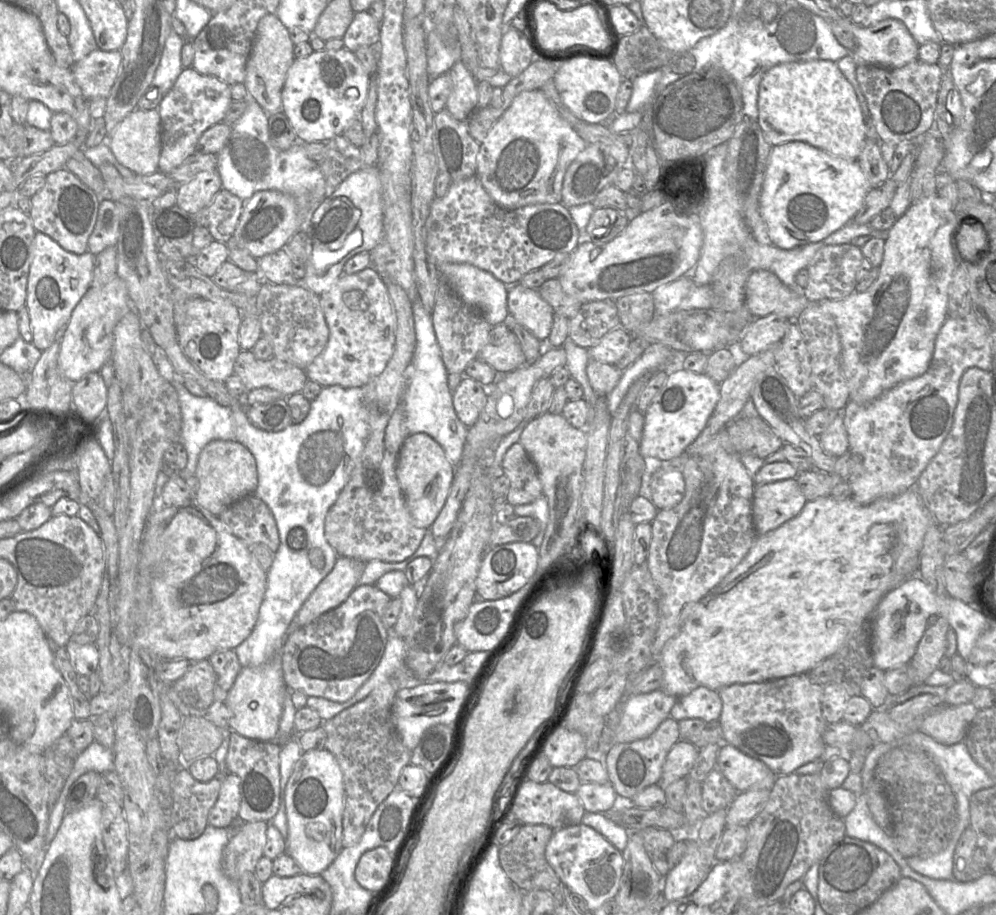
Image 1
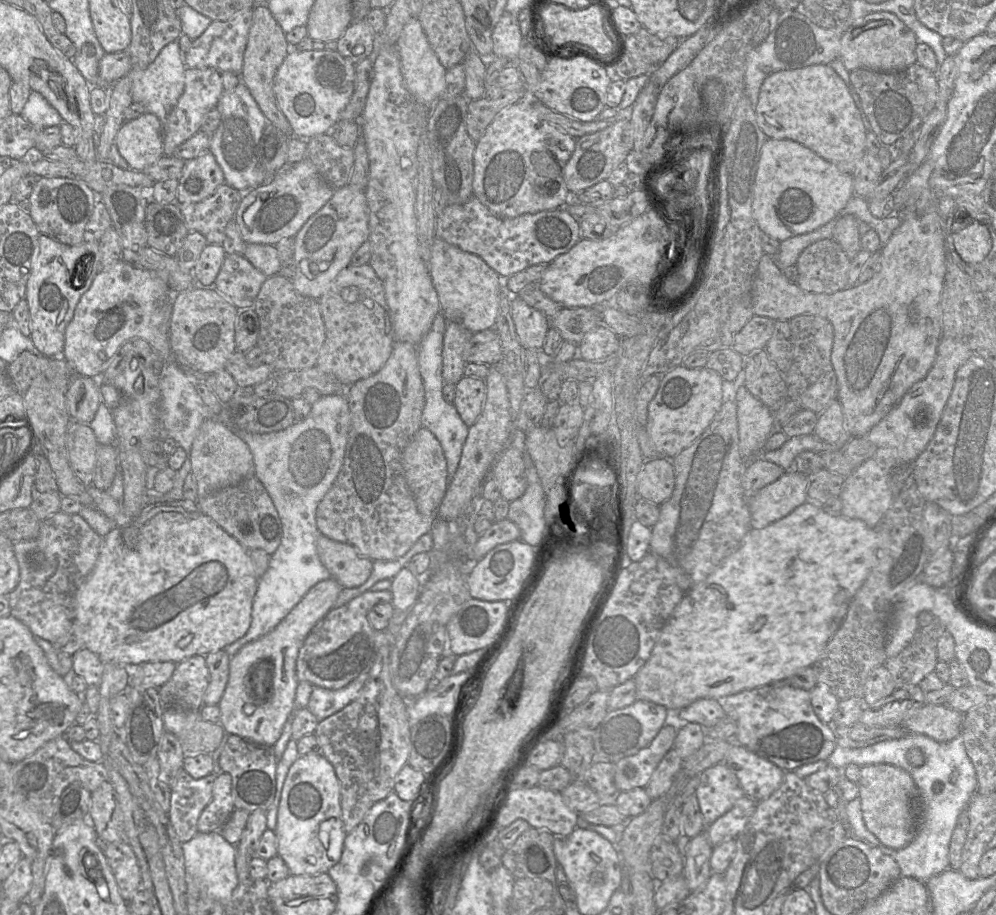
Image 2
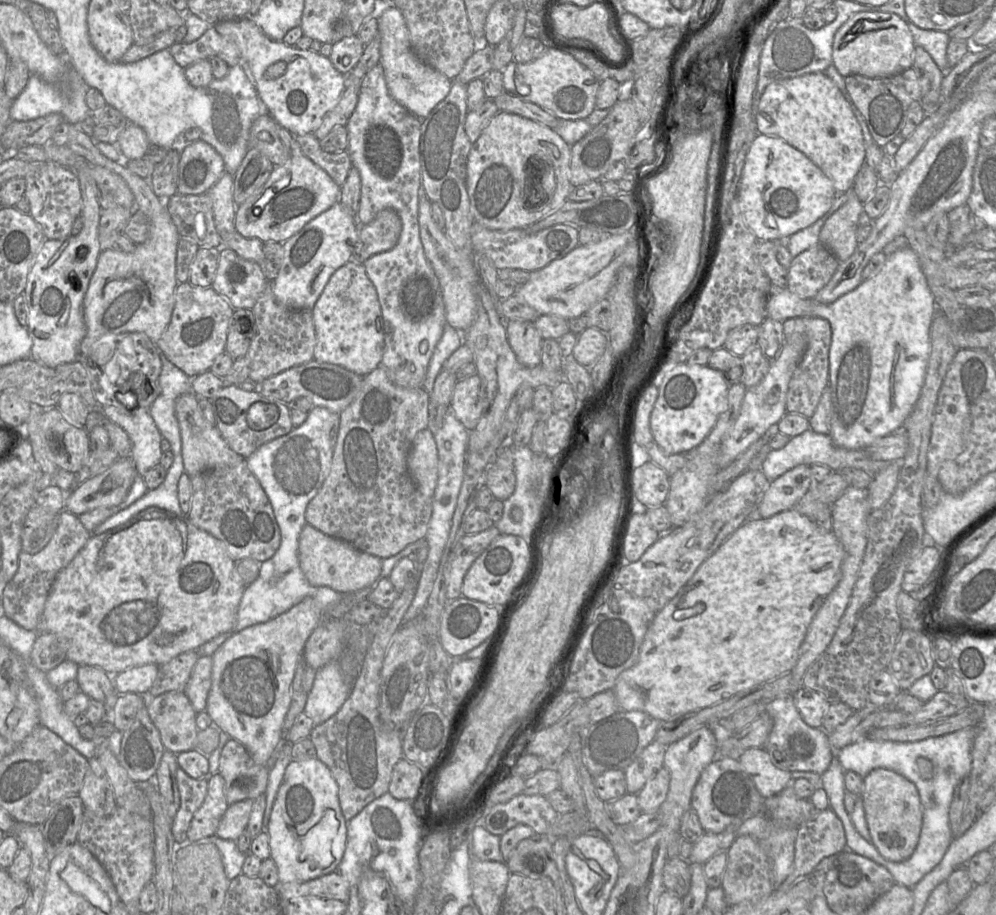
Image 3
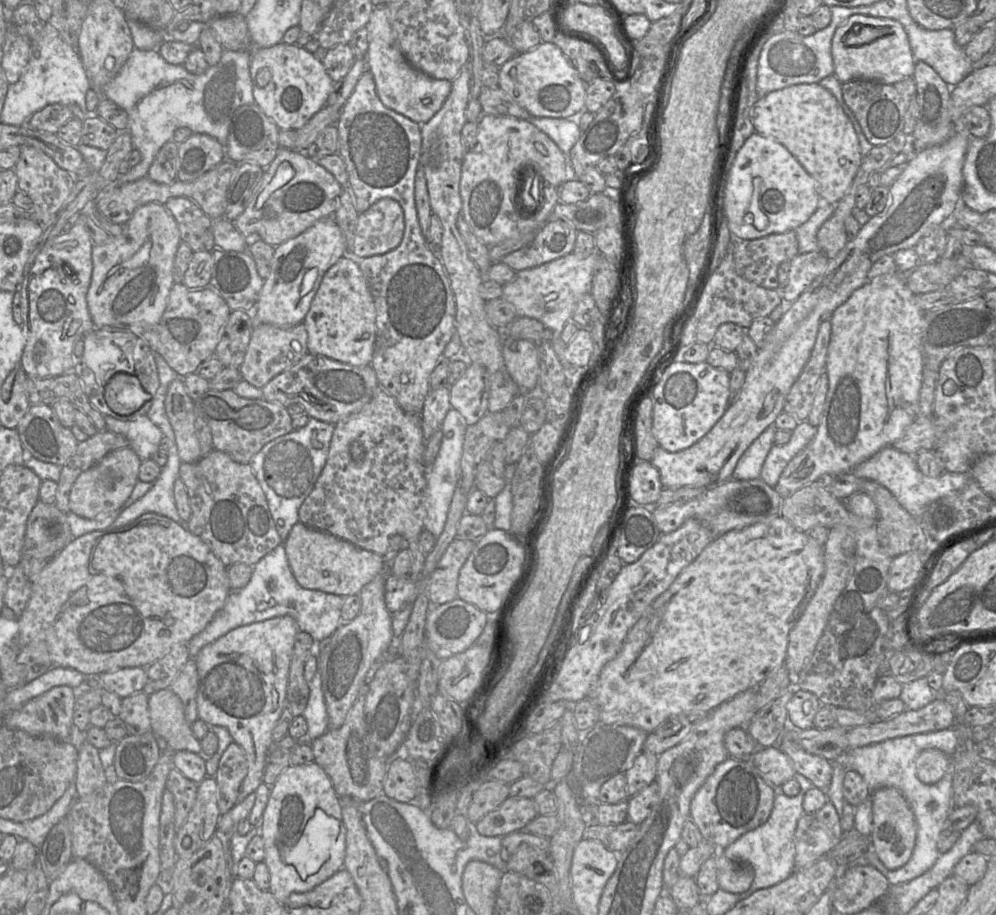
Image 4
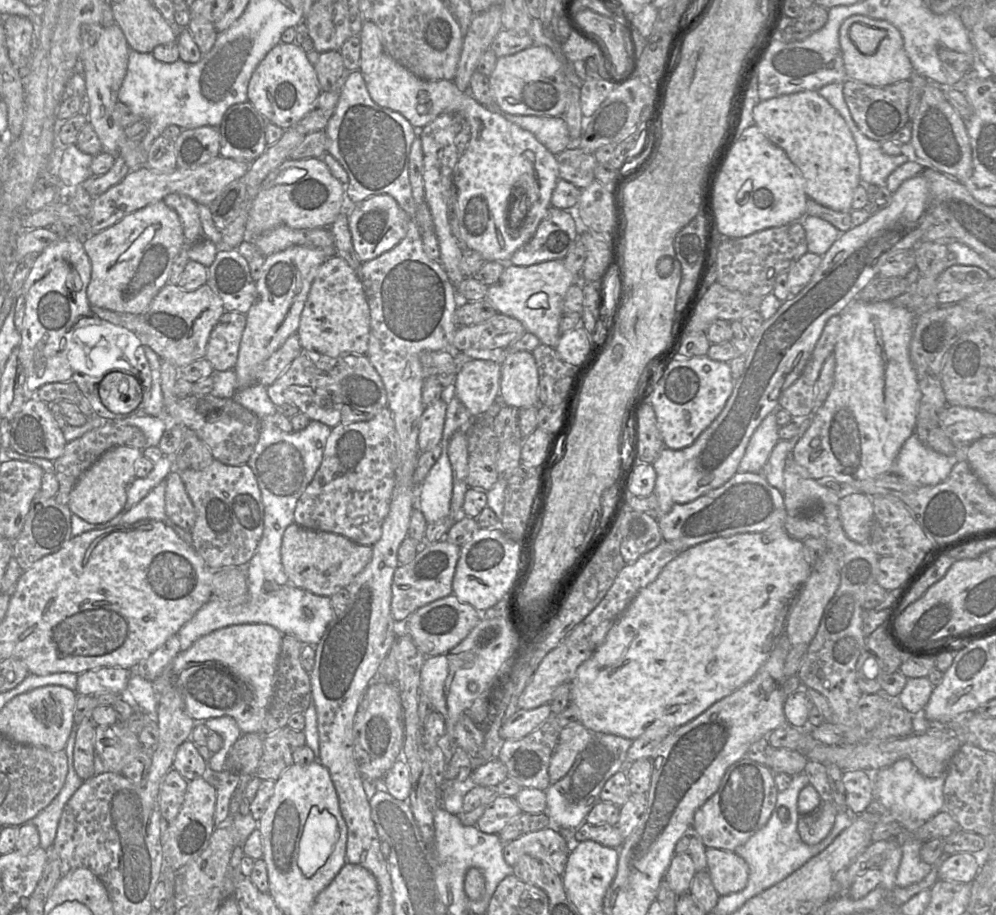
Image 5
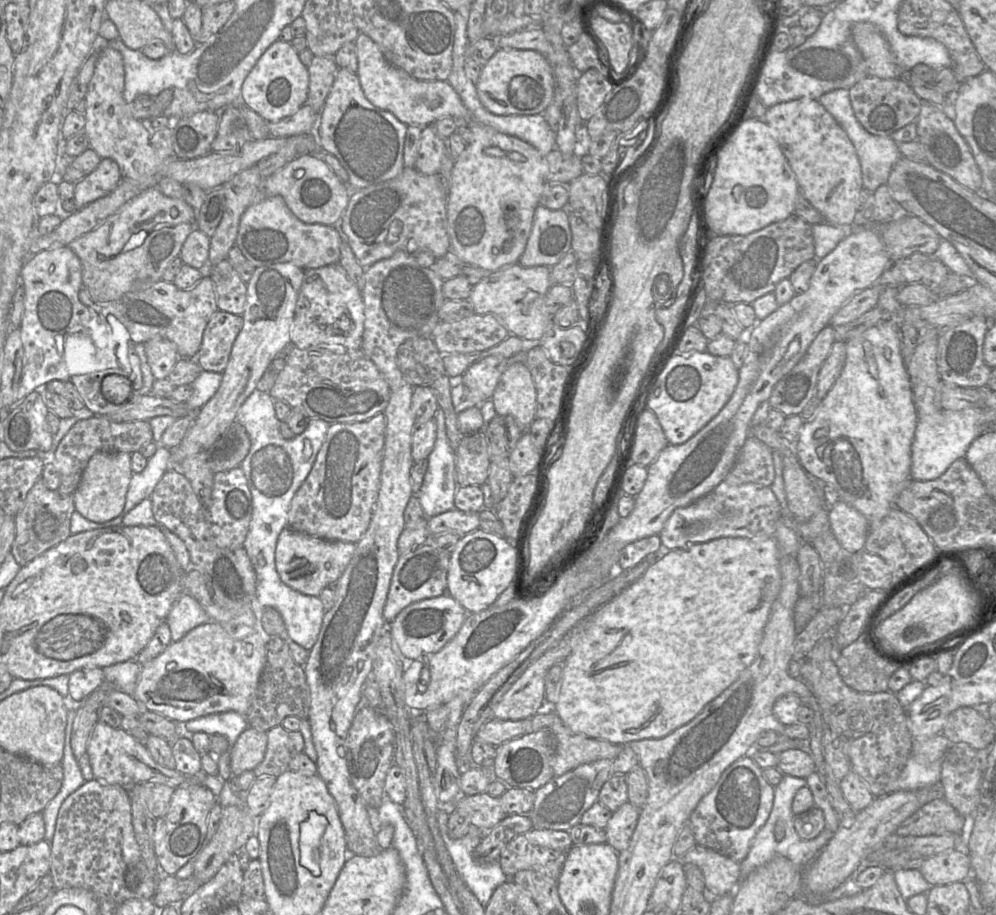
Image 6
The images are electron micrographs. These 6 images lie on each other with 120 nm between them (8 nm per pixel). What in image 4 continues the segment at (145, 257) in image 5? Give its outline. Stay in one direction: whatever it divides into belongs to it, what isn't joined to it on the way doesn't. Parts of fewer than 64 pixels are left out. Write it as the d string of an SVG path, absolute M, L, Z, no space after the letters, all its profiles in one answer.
M151 202L139 207L124 225L123 233L116 236L112 242L93 245L92 248L92 276L86 300L92 321L97 328L158 323L174 284L174 259L182 239L172 214L164 205Z

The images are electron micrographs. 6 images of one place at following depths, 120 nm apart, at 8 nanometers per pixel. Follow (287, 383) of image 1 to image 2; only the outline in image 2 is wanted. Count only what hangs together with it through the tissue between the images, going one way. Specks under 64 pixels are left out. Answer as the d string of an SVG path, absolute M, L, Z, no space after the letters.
M235 351L232 354L232 356L228 359L228 361L225 364L225 370L233 377L239 388L244 388L247 386L255 386L267 380L275 372L283 372L283 371L275 371L266 364L262 364L257 367L250 367L246 362L245 353L239 351Z

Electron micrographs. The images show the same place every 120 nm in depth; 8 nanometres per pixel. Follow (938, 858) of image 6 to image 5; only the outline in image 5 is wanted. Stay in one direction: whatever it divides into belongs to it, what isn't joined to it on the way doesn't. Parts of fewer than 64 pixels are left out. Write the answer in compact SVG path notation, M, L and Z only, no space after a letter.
M961 852L948 856L938 868L938 880L972 883L980 870L979 862L972 853Z

